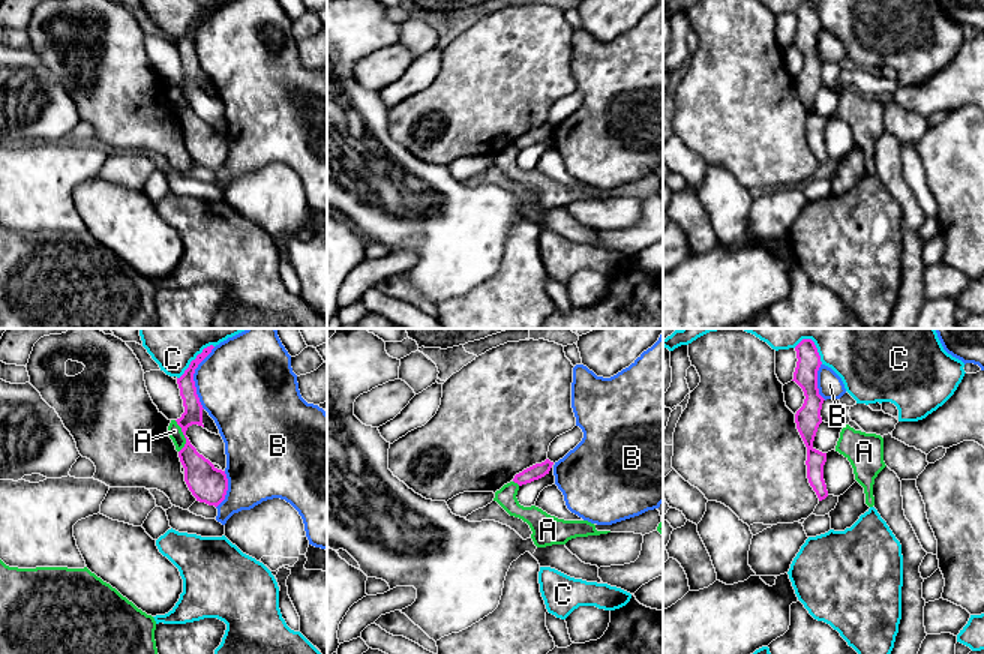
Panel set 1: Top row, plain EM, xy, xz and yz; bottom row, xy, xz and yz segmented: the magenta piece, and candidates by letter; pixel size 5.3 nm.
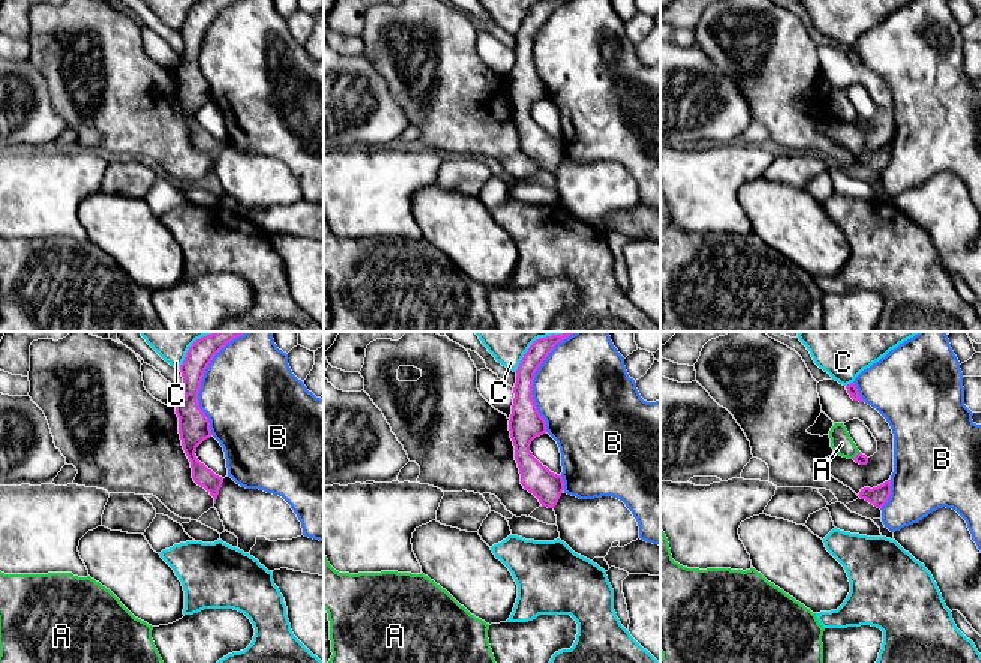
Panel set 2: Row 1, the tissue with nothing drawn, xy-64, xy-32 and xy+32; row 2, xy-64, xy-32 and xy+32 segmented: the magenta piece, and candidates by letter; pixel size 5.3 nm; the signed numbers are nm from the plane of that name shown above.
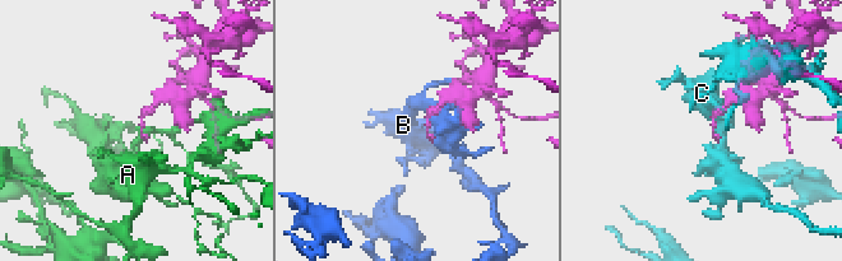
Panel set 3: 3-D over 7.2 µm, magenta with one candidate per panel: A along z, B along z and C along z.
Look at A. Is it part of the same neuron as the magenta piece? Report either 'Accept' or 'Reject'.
Reject

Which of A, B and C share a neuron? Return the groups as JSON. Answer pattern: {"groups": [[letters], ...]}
{"groups": [["A"], ["B"], ["C"]]}

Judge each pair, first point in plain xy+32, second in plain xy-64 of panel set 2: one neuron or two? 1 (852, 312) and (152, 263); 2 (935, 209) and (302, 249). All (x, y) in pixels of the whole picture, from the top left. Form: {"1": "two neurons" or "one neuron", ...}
{"1": "two neurons", "2": "one neuron"}

